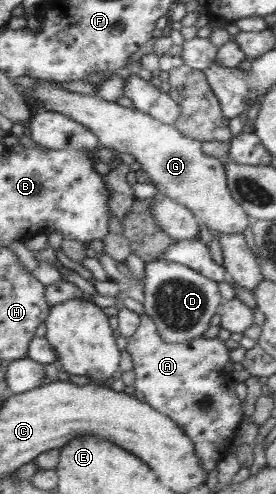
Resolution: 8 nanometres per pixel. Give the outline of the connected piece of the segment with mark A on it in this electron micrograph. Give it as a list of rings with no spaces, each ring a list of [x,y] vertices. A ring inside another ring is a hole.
[[[142,314],[138,330],[132,337],[128,338],[128,345],[126,345],[125,350],[132,357],[135,373],[133,386],[138,396],[156,411],[167,415],[178,427],[183,429],[186,437],[192,440],[195,454],[208,474],[220,460],[230,453],[229,450],[238,437],[237,430],[244,418],[240,406],[242,401],[234,392],[236,382],[231,373],[224,370],[226,365],[230,363],[229,353],[231,351],[229,349],[230,347],[219,338],[204,339],[203,336],[184,344],[166,343],[158,336],[158,330],[156,330],[156,324],[152,318]]]

